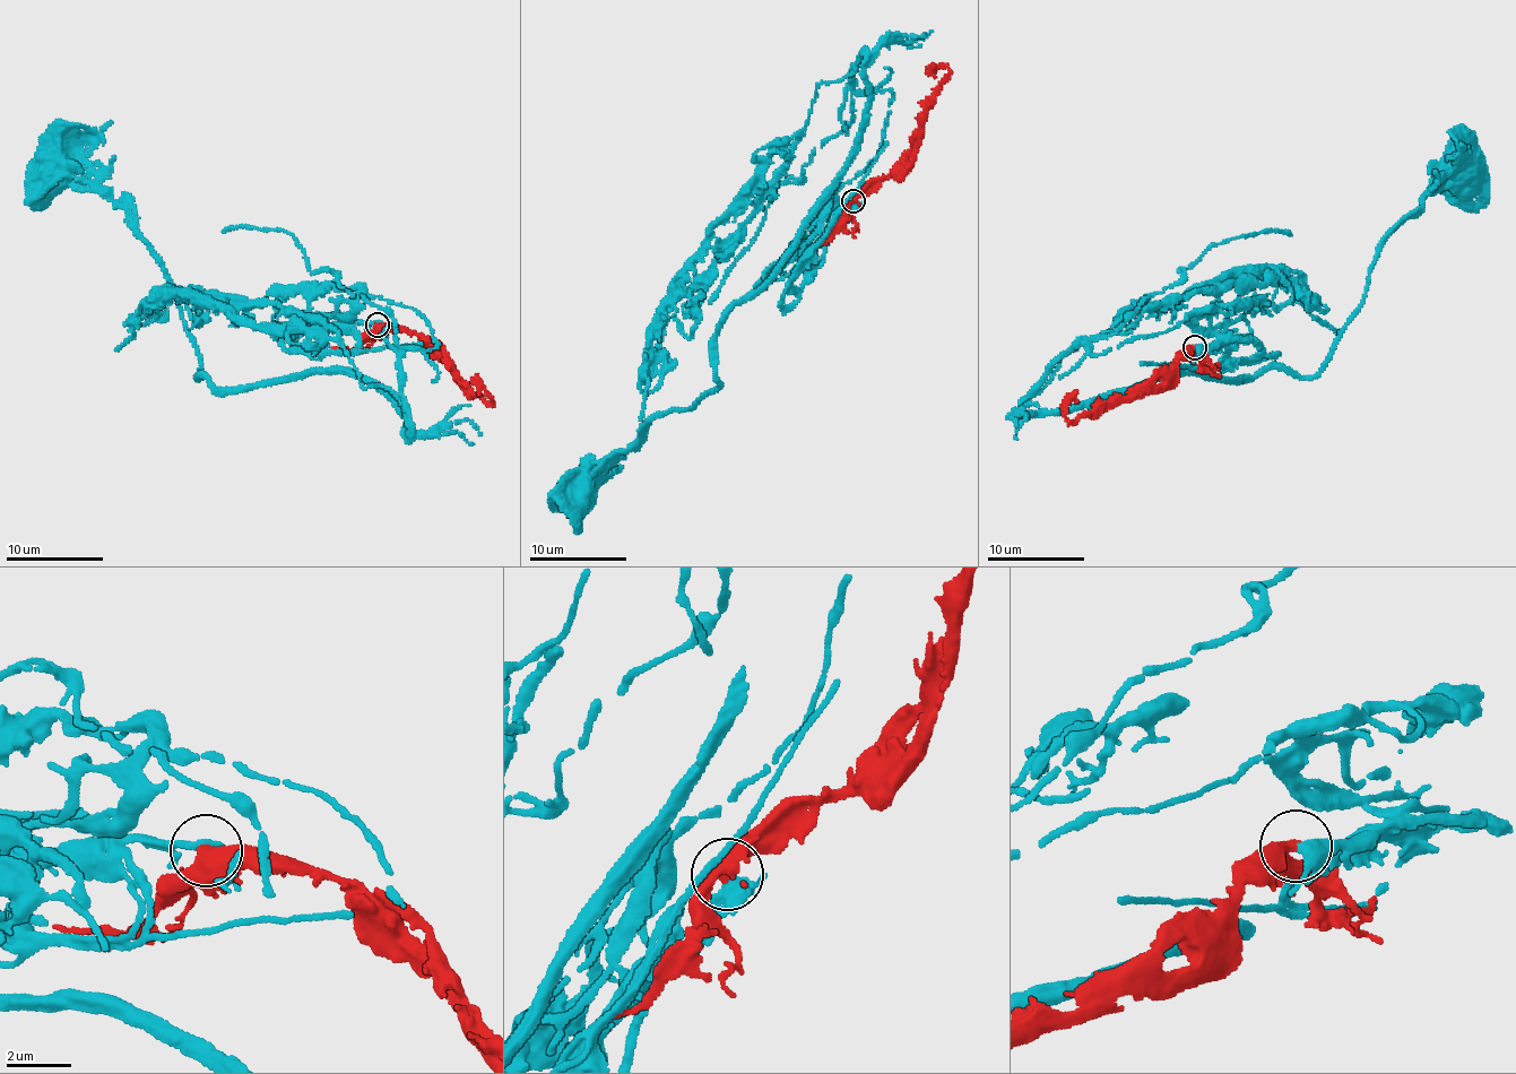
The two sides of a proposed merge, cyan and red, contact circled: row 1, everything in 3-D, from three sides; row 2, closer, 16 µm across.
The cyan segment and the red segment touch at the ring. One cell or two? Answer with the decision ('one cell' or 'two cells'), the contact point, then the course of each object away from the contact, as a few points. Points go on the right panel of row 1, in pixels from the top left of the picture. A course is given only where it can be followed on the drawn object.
one cell | (1195, 347) | cyan via (1194, 348), (1214, 345), (1194, 313), (1075, 345), (1023, 413), (1197, 370), (1311, 377), (1388, 236), (1465, 171) | red via (1194, 348), (1176, 360), (1159, 387), (1141, 398), (1108, 399), (1072, 422), (1065, 410), (1076, 390)

